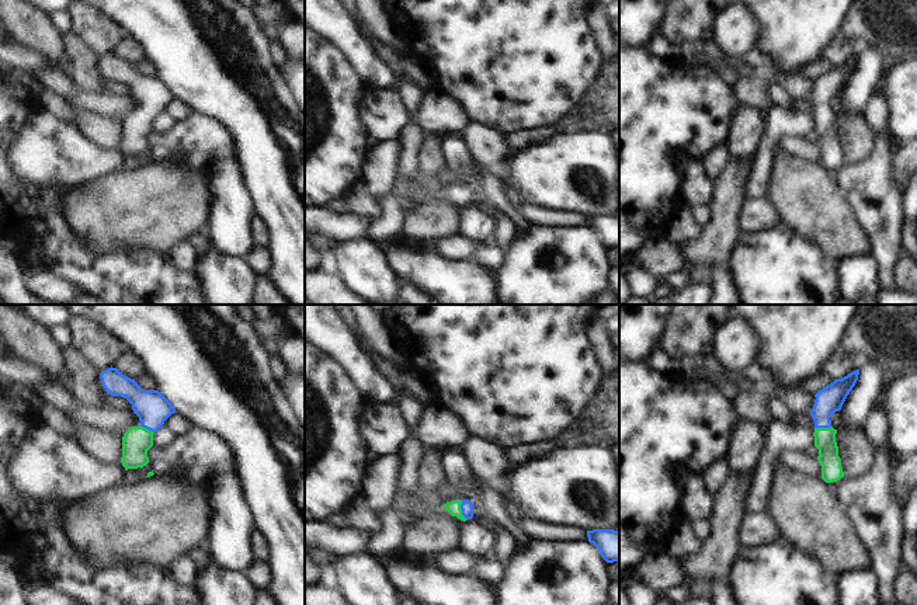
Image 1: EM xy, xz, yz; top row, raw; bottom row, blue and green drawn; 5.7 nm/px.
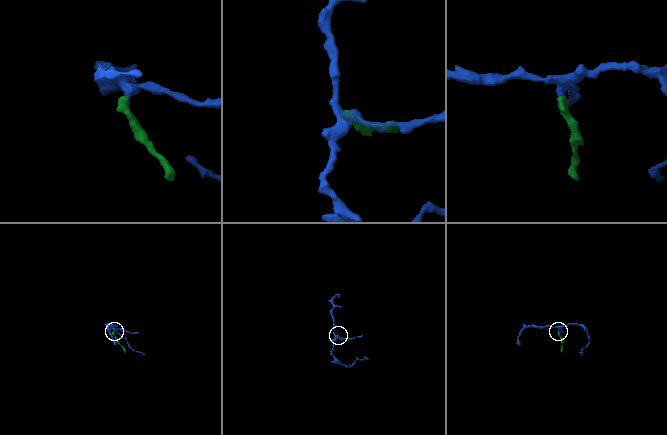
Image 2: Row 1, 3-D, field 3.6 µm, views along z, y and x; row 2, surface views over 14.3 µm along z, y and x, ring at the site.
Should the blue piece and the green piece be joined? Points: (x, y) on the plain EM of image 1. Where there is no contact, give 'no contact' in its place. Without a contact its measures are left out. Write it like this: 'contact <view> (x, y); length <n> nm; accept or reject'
contact xz (461, 194); length 130 nm; accept

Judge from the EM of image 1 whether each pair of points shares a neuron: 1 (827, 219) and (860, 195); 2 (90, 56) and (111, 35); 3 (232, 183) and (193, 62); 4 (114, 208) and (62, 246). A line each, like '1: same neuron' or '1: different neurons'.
1: different neurons
2: different neurons
3: different neurons
4: different neurons

